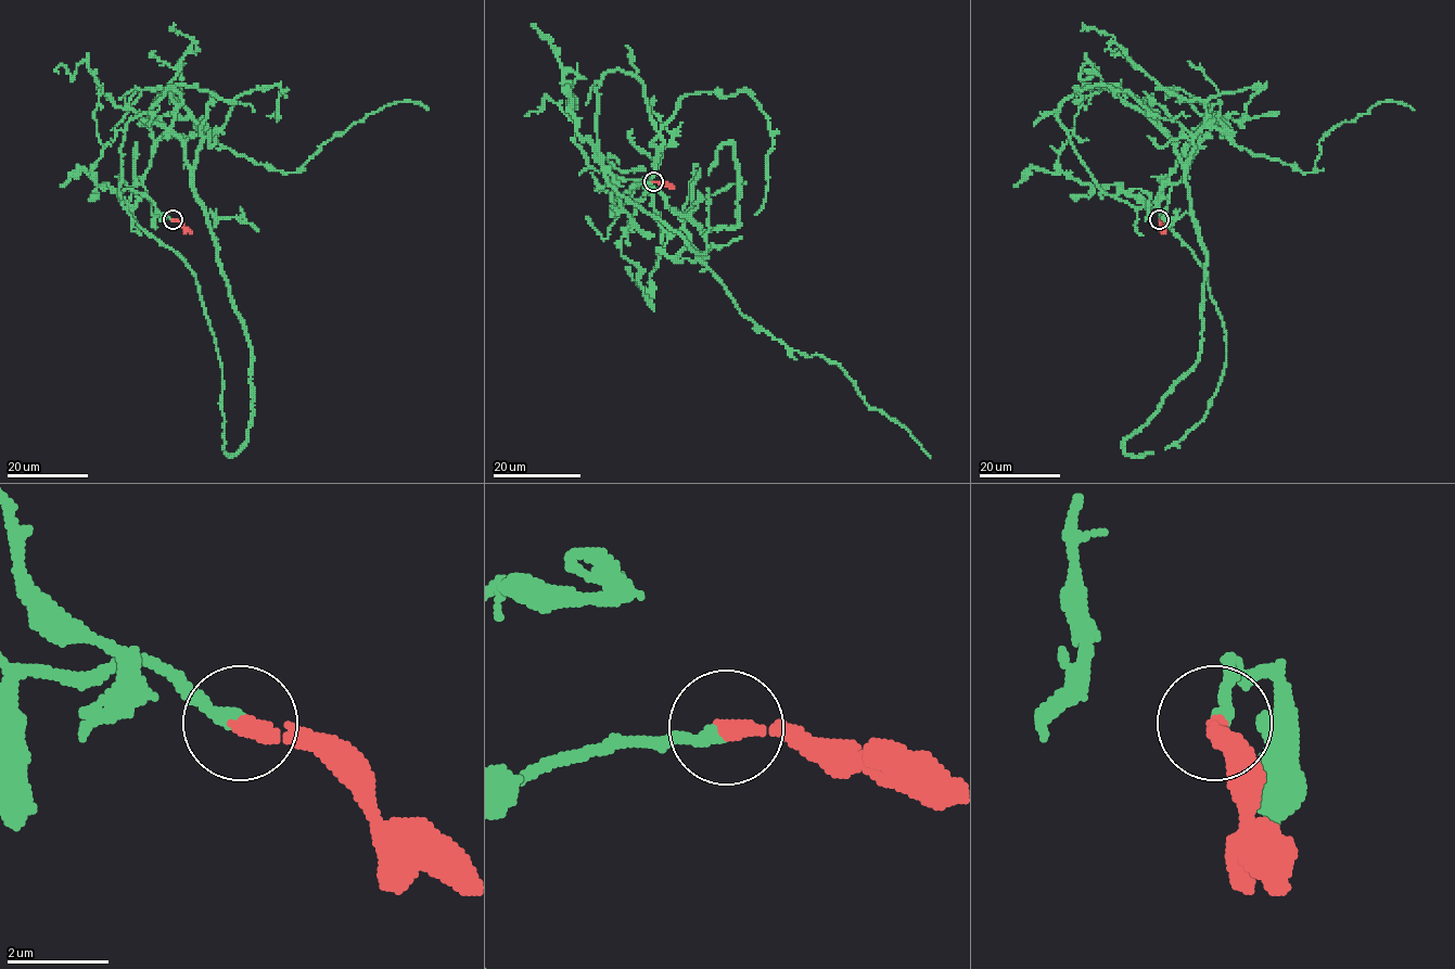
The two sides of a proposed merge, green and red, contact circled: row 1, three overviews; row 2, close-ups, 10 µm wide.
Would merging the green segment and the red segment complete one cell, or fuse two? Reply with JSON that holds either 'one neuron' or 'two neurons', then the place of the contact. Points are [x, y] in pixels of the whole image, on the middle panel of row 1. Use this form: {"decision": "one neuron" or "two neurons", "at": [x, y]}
{"decision": "one neuron", "at": [653, 181]}

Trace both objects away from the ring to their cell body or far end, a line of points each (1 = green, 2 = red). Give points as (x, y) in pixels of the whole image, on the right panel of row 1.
1: (1159, 219), (1172, 185), (1105, 192), (1067, 98), (1109, 88), (1187, 167), (1217, 128), (1304, 173), (1414, 110)
2: (1159, 219), (1165, 233)

